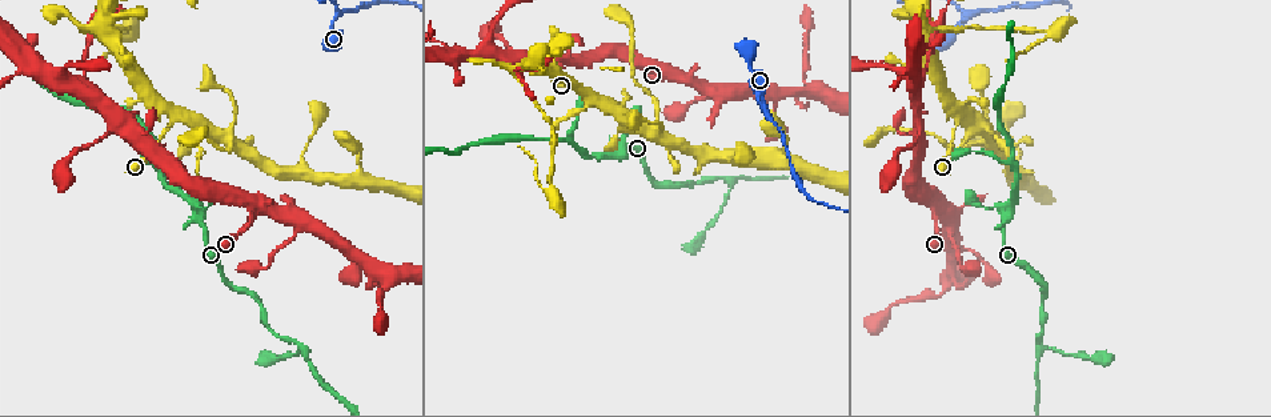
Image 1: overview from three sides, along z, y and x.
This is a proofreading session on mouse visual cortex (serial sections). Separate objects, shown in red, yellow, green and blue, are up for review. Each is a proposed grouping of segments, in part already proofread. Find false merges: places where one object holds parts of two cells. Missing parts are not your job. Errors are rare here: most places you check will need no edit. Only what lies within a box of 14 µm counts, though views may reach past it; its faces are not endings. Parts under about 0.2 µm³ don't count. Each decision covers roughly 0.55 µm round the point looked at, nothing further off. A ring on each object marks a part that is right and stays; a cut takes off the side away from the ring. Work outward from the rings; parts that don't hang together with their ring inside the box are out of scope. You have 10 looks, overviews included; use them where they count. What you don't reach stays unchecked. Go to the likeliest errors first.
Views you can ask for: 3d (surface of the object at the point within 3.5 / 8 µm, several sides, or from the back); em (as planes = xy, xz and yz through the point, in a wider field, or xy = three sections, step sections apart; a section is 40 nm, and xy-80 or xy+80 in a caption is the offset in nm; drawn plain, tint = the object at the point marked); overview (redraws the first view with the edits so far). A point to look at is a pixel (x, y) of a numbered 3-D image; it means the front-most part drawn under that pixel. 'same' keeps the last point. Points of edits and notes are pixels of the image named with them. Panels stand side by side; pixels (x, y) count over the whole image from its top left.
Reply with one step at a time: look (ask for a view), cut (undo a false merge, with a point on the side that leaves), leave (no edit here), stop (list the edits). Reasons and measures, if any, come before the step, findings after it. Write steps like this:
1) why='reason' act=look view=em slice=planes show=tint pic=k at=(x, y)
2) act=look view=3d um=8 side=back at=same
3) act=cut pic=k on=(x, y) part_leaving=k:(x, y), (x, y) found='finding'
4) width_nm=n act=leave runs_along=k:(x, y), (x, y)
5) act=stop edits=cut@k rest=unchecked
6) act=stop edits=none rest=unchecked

act=look view=3d um=8 pic=1 at=(1039, 344)

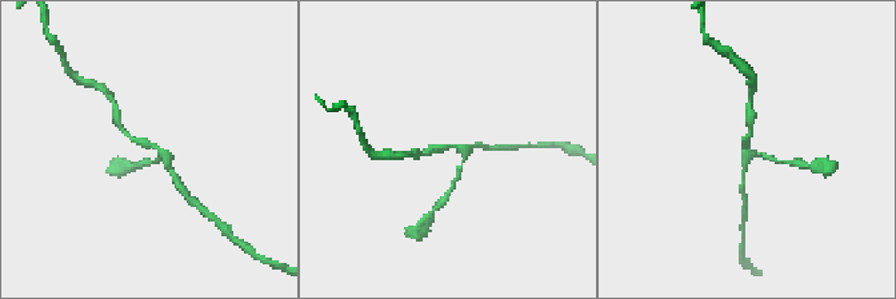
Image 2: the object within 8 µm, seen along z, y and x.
why='closer look' act=look view=3d um=3.5 pic=2 at=(157, 149)

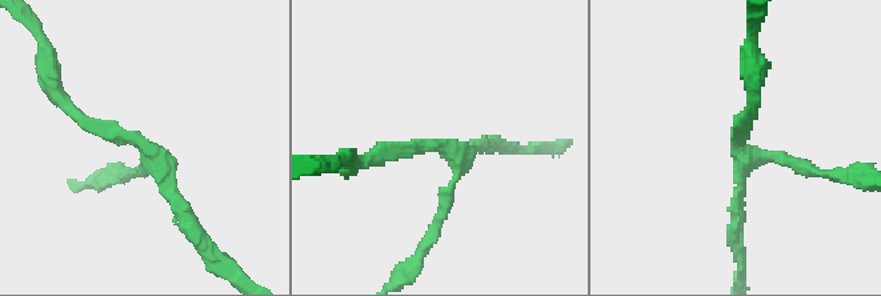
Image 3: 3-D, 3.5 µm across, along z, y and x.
why='need the tissue' act=look view=em slice=xy step=3 show=tint pic=3 at=(143, 142)

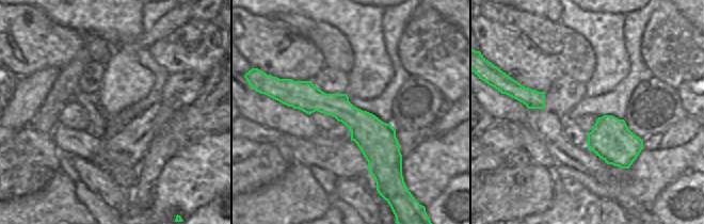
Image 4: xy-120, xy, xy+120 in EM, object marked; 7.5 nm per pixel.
act=leave found='continuous, no second cell'

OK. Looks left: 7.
why='a fork' act=look view=3d um=8 side=back pic=1 at=(764, 111)

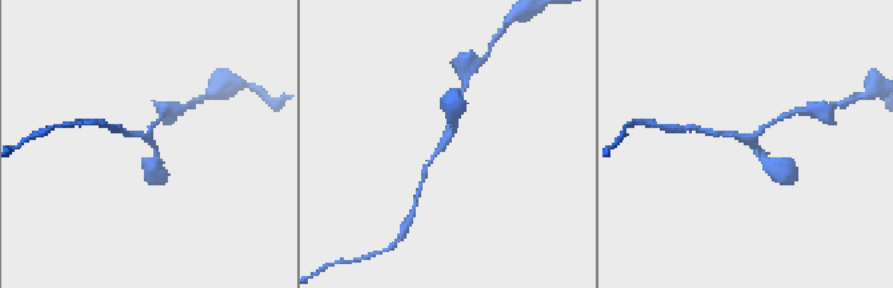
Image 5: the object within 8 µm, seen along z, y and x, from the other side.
act=look view=3d um=3.5 pic=5 at=(449, 139)

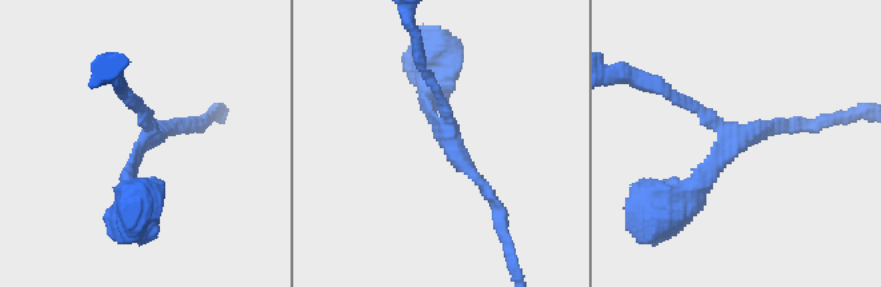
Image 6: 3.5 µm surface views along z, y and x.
arms=3 arm_widths_nm=150,150,250 act=look view=em slice=xy step=5 show=tint pic=6 at=(736, 140)

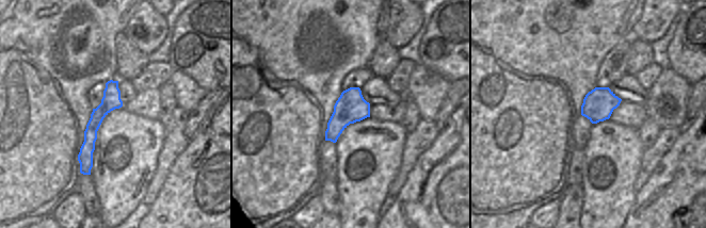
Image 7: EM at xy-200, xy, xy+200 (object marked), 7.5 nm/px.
act=leave runs_along=6:(137, 203), (128, 174), (149, 124), (124, 92) found='all the same cell'

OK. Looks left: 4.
why='branch point' act=look view=3d um=3.5 pic=1 at=(128, 130)

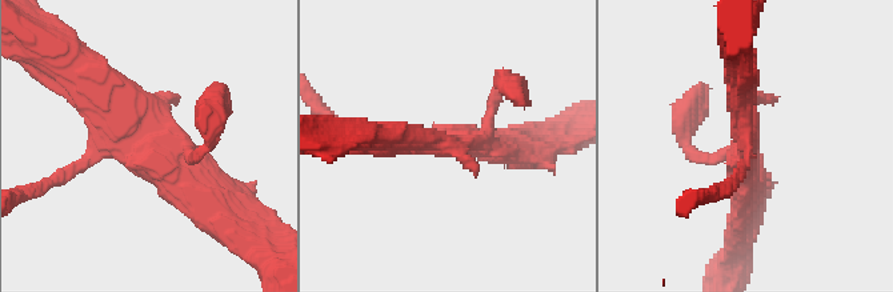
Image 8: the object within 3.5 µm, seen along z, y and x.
act=leave runs_along=8:(221, 210), (144, 120), (95, 87) found='one cell here'

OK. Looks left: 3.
why='three arms meet' act=look view=3d um=3.5 pic=1 at=(81, 89)

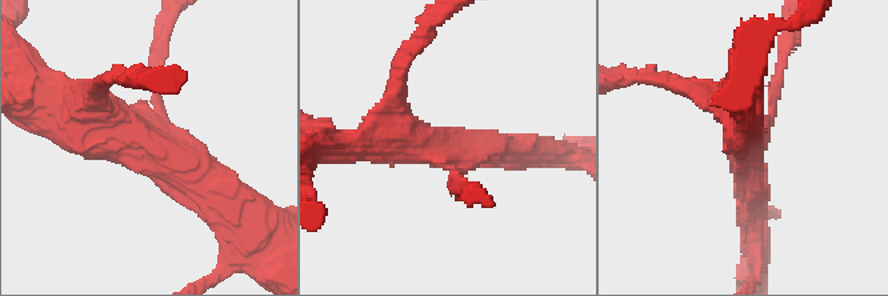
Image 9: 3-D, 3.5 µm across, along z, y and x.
arms=3 arm_widths_nm=100,400,500 act=look view=em slice=xy step=5 show=tint pic=9 at=(456, 147)

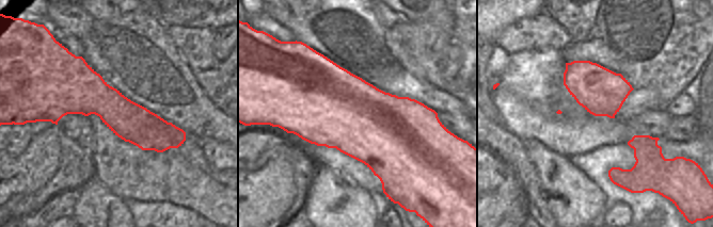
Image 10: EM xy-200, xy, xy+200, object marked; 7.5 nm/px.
act=look view=em slice=xy step=3 show=tint at=same

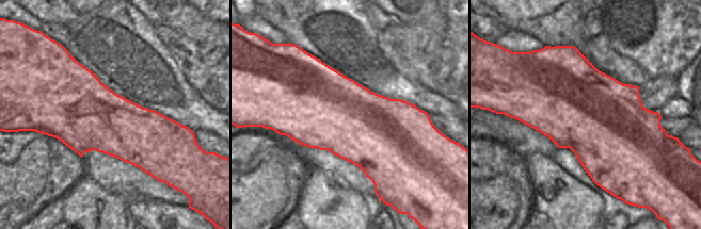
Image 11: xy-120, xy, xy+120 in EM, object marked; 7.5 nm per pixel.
width_nm=600 act=leave runs_along=9:(230, 206), (115, 120), (78, 108) found='continuous, no second cell'

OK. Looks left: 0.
act=stop edits=none rest=unchecked

